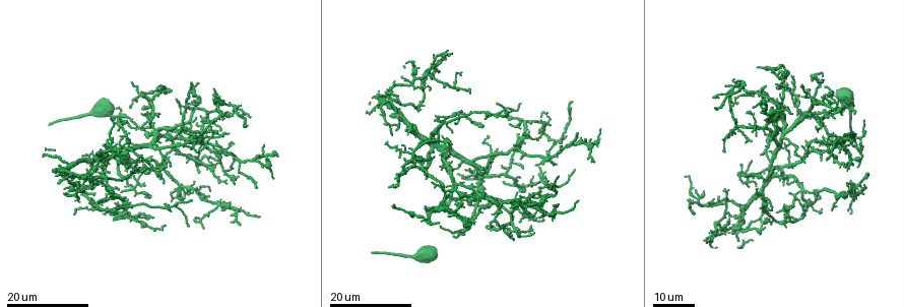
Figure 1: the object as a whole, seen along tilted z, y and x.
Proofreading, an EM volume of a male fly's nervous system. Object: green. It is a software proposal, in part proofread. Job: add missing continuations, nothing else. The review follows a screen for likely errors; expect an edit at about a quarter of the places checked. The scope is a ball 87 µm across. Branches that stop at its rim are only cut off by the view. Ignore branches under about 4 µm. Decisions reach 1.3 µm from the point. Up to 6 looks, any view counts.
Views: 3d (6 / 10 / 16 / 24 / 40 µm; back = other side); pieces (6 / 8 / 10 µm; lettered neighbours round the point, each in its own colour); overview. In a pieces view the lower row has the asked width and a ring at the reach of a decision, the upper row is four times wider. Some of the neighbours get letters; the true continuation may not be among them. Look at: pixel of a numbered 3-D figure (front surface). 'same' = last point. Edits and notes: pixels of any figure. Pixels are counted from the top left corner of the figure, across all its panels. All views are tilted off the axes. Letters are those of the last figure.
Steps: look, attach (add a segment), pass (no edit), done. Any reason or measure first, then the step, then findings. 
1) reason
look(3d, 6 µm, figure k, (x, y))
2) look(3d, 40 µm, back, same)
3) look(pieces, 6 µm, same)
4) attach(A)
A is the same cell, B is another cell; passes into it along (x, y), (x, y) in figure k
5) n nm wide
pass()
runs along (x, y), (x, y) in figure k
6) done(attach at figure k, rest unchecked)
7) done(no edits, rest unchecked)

free end
look(3d, 16 µm, figure 1, (142, 182))

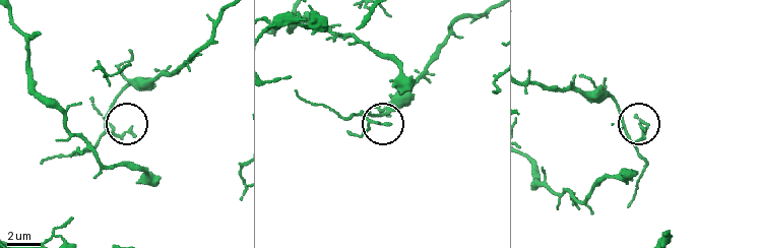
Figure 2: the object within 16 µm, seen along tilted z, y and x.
see the neighbours
look(pieces, 6 µm, figure 2, (644, 129))

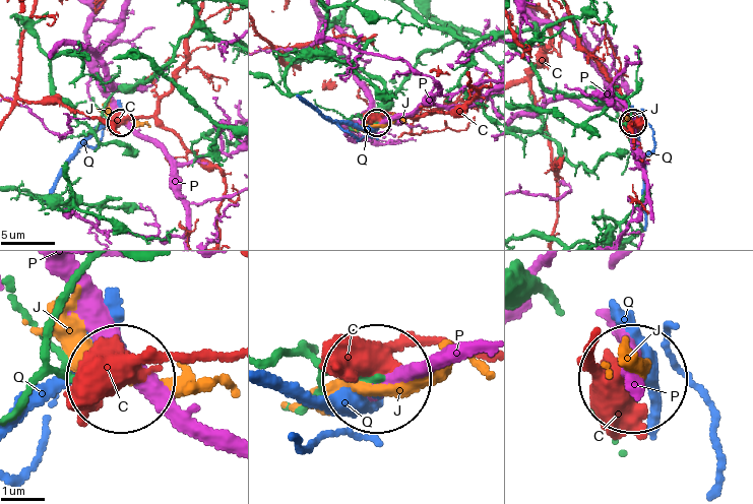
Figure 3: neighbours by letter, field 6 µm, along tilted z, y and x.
pass()
C, J, P and Q are other cells; no lettered segment goes on from it

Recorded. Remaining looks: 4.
look(3d, 16 µm, figure 1, (126, 169))

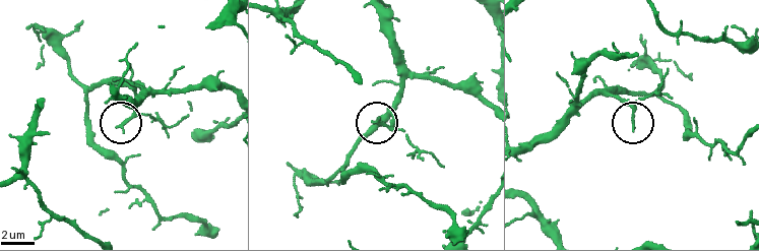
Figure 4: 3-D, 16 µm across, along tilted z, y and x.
see the neighbours
look(pieces, 10 µm, figure 4, (120, 128))

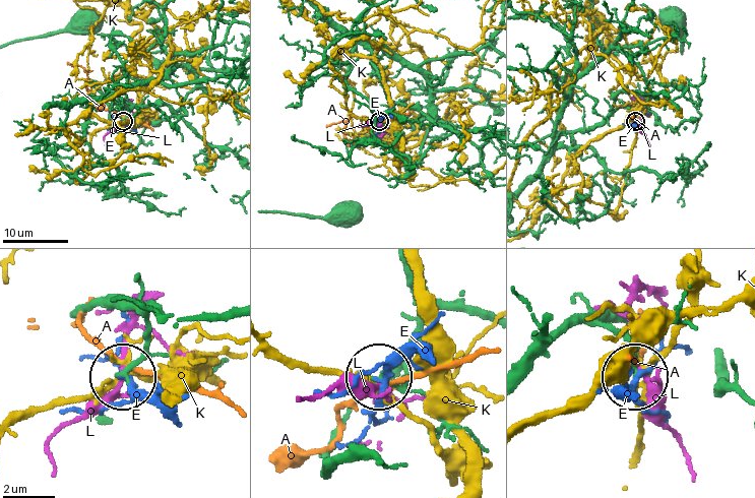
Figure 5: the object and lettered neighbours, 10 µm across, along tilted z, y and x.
150 nm wide
pass()
A, E, K and L are other cells; runs along (523, 373), (582, 325), (622, 338), (636, 373) in figure 5; none of them fits

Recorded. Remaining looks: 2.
an open end
look(3d, 16 µm, figure 1, (462, 201))

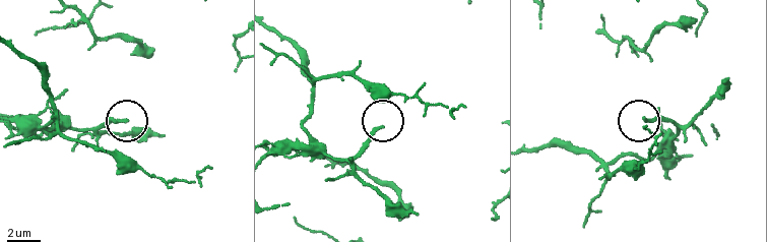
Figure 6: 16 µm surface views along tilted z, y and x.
look(pieces, 6 µm, figure 6, (643, 117))

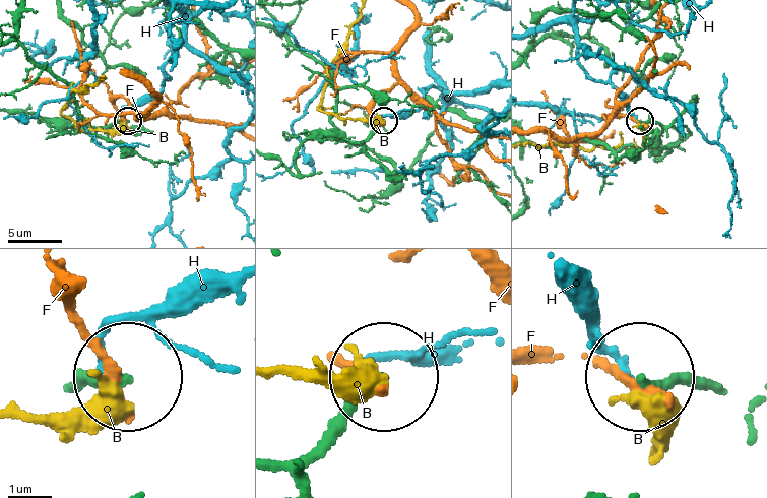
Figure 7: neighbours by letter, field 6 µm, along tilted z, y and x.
pass()
B, F and H are other cells; runs along (77, 382), (126, 377) in figure 7; no lettered segment goes on from it

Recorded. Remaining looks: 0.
done(no edits, rest unchecked)

